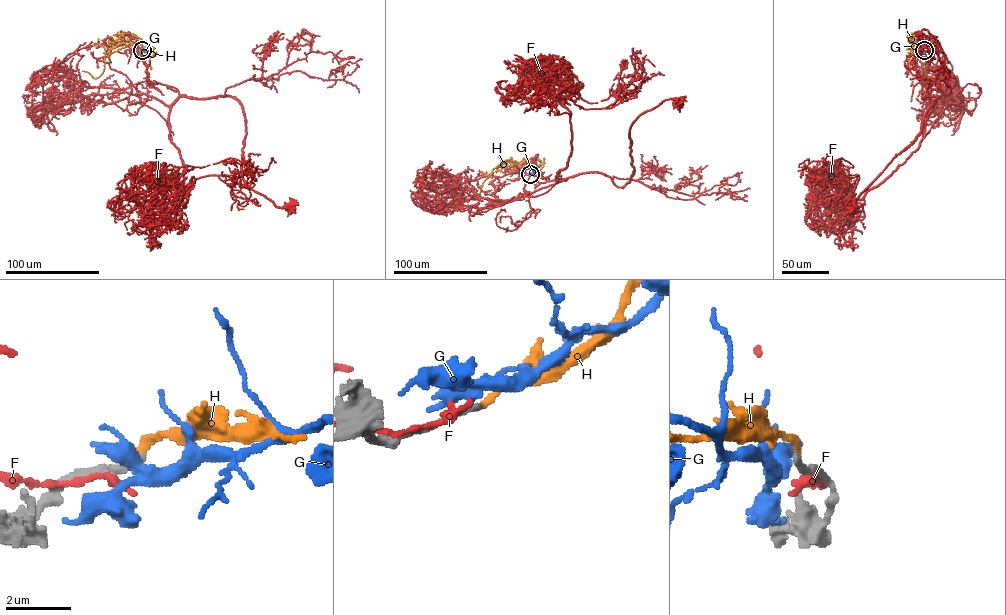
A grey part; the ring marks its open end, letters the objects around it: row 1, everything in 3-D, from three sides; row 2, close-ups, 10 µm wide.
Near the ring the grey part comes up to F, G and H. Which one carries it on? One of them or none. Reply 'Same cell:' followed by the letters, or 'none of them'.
Same cell: H

